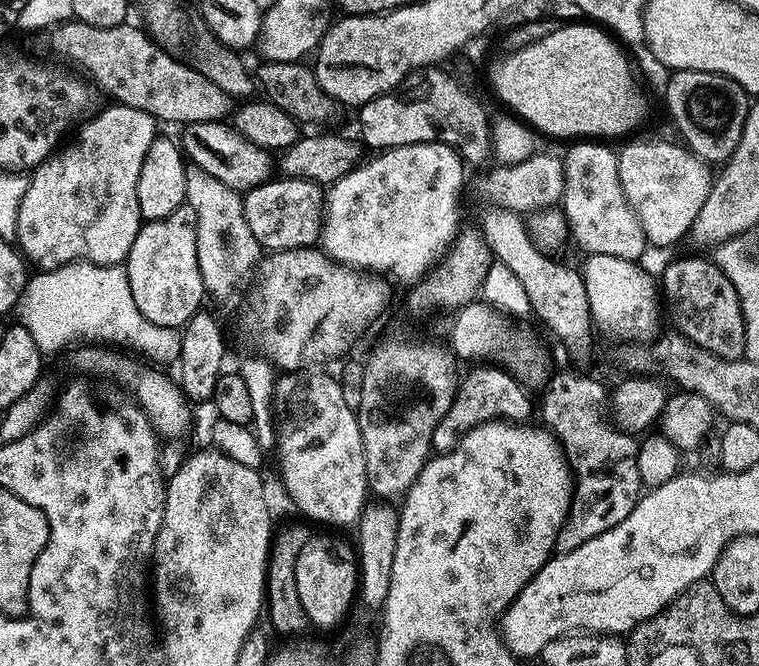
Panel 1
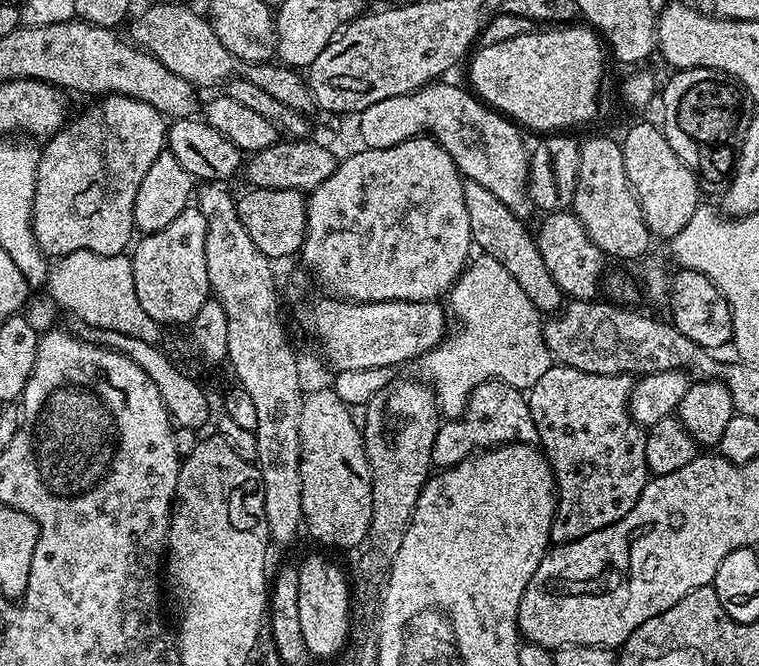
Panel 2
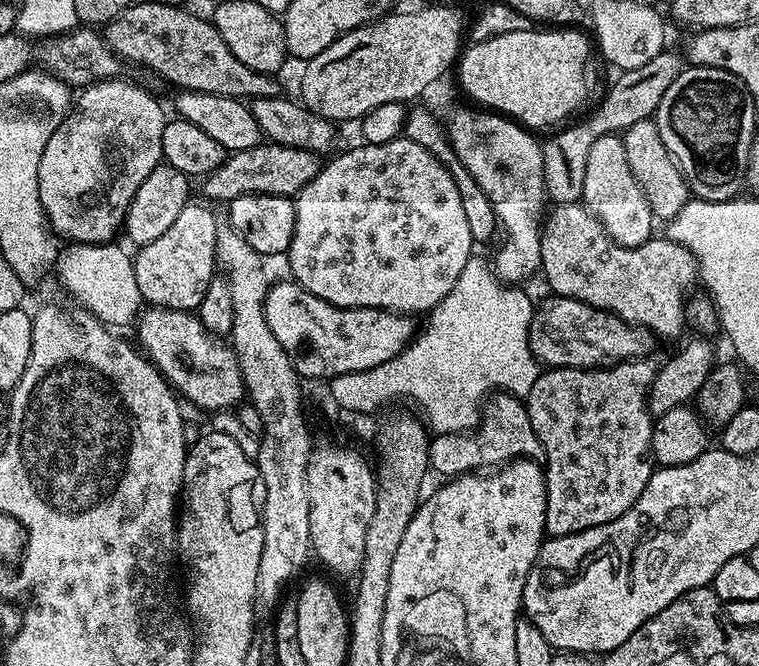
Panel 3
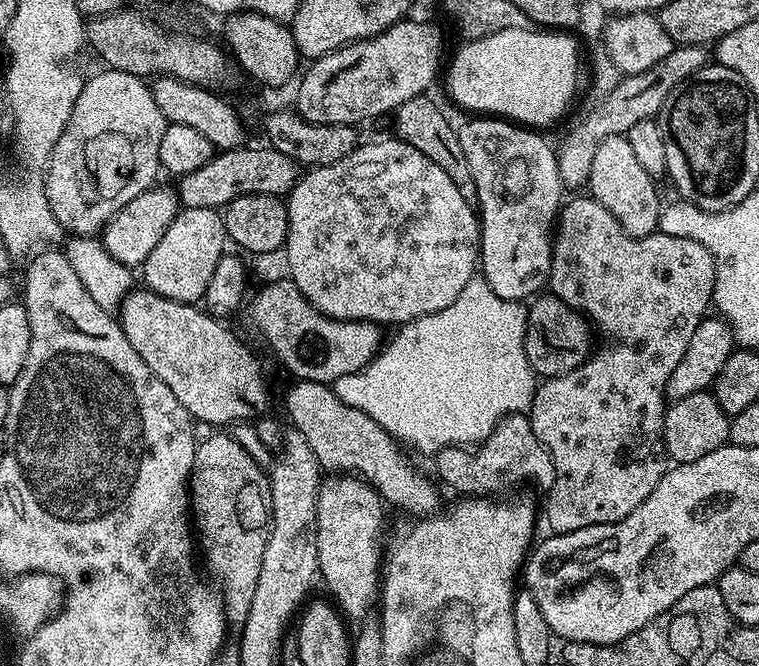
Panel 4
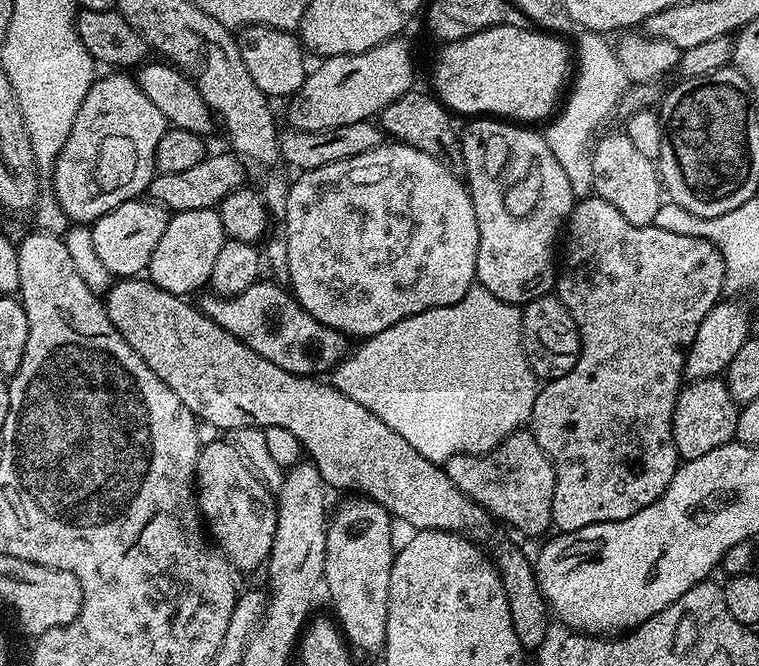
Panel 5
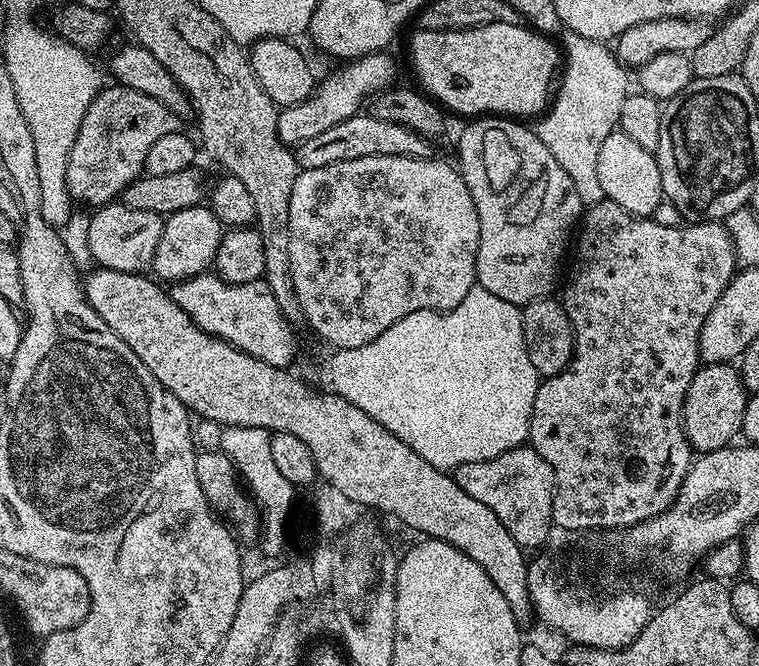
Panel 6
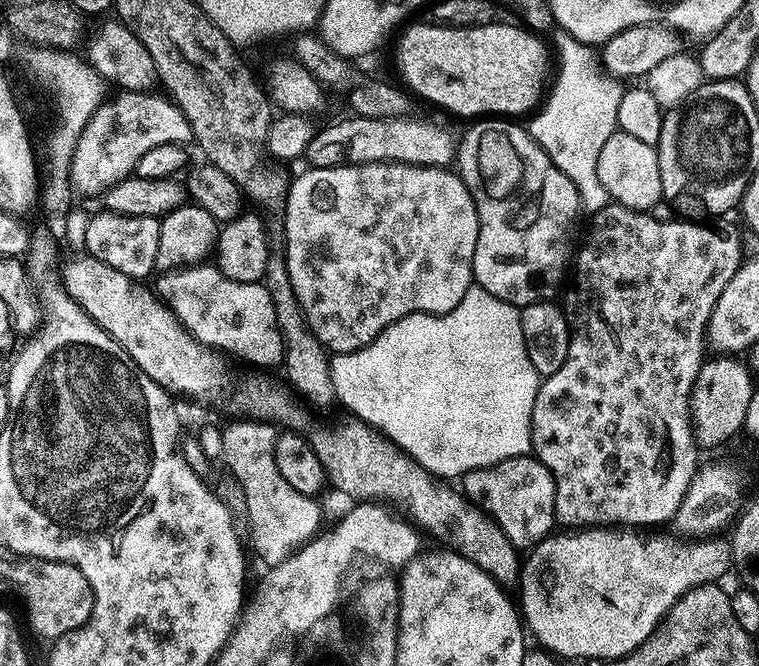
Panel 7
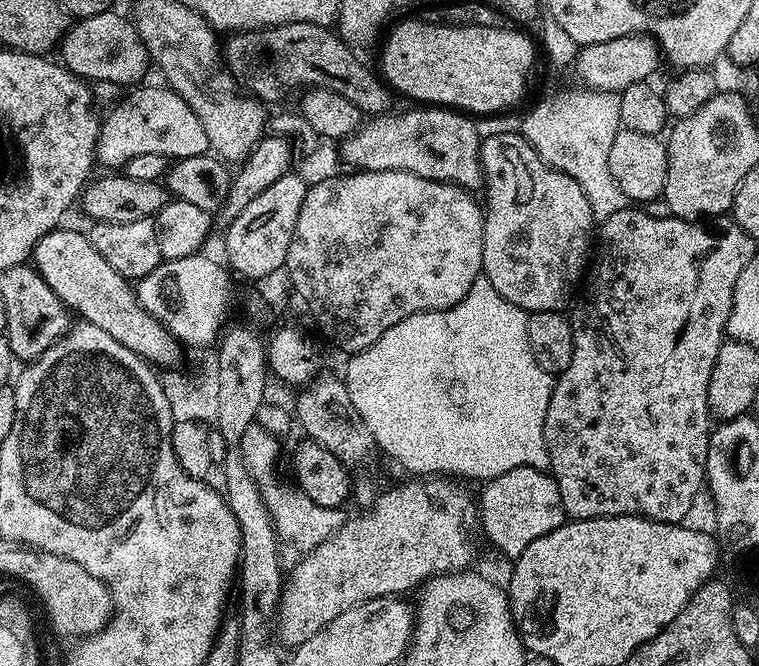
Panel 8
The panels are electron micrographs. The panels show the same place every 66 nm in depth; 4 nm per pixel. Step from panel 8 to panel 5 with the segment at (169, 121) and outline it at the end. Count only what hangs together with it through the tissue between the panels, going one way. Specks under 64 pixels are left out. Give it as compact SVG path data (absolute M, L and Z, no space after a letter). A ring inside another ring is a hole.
M101 75L90 86L78 118L53 169L55 197L69 221L91 225L122 202L143 197L156 171L158 142L166 130L162 110L142 94L135 79Z

